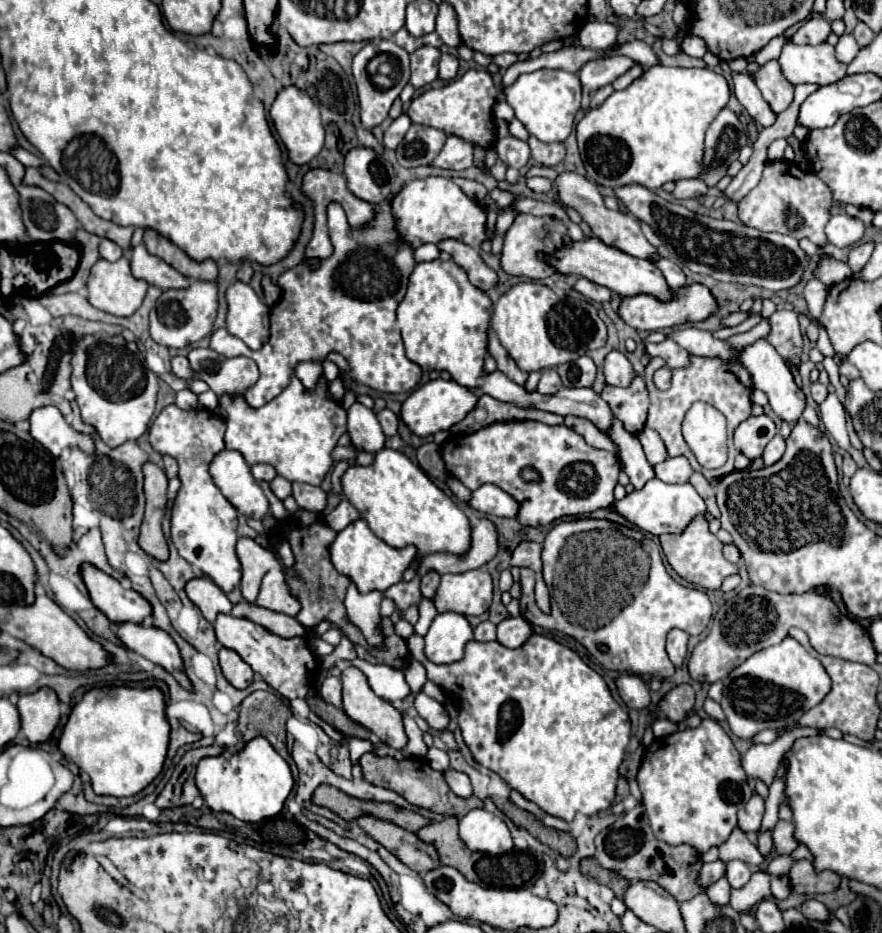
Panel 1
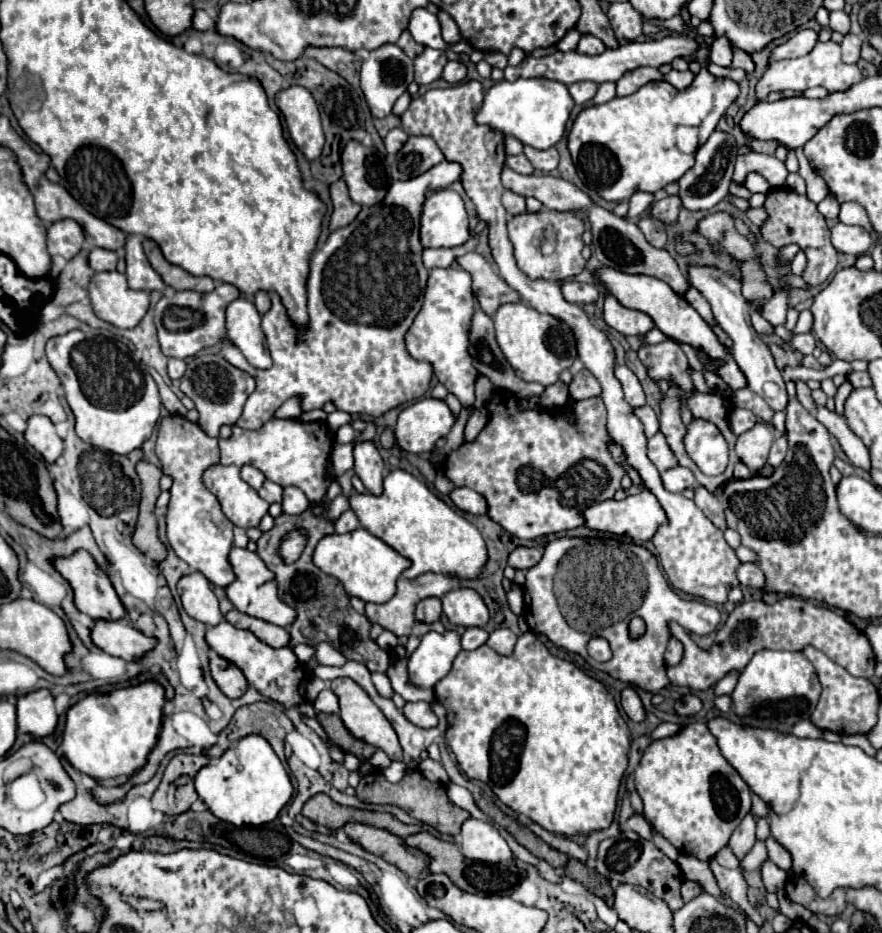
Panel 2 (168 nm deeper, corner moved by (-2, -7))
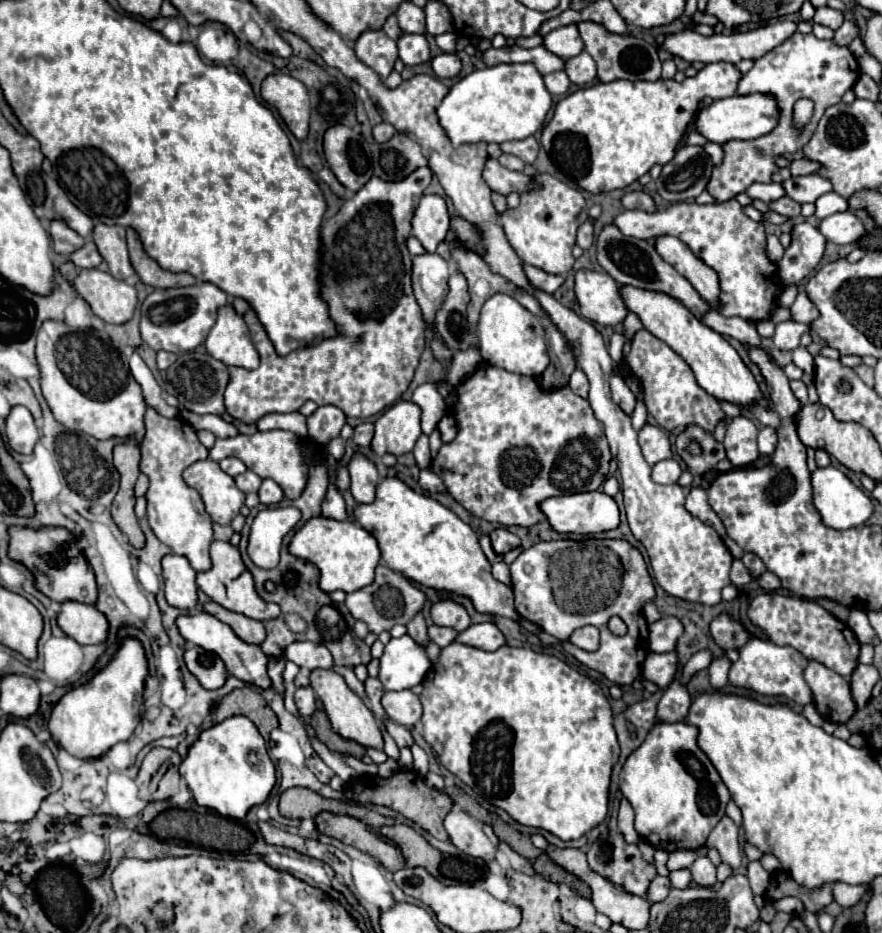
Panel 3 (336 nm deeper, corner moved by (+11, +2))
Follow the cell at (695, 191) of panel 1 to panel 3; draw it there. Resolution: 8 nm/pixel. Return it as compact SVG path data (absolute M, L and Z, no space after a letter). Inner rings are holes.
M646 191L626 193L622 197L622 205L624 205L624 209L642 209L642 211L648 211L648 213L656 211L656 203Z

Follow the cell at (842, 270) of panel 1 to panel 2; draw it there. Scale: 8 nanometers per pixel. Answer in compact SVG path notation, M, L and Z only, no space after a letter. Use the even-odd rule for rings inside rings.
M777 188L767 194L765 208L769 212L769 220L761 226L761 236L775 246L785 246L785 244L793 244L793 242L799 244L799 248L807 256L807 266L805 266L801 278L809 286L821 286L823 282L827 282L837 266L837 250L831 244L829 228L825 224L825 218L819 214L817 204L811 202L807 196L799 196L791 190Z

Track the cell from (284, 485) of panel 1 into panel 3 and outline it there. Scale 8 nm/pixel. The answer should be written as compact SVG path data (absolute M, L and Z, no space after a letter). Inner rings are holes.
M246 471L246 473L238 475L238 477L234 477L234 481L236 481L236 487L240 491L244 491L244 493L256 493L260 489L260 485L262 485L262 479L252 471Z

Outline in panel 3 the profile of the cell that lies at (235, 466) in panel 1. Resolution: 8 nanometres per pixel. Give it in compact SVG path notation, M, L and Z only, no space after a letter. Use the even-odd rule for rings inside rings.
M212 459L192 463L184 471L184 481L202 495L208 515L220 525L228 525L244 505L246 495Z

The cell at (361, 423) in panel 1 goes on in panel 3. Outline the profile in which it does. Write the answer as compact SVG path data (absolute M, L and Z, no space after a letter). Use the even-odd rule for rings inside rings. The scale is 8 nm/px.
M354 453L350 463L348 463L348 471L350 471L350 479L352 479L352 495L358 503L372 503L374 501L374 493L376 493L376 485L378 485L378 469L376 465L362 453Z

